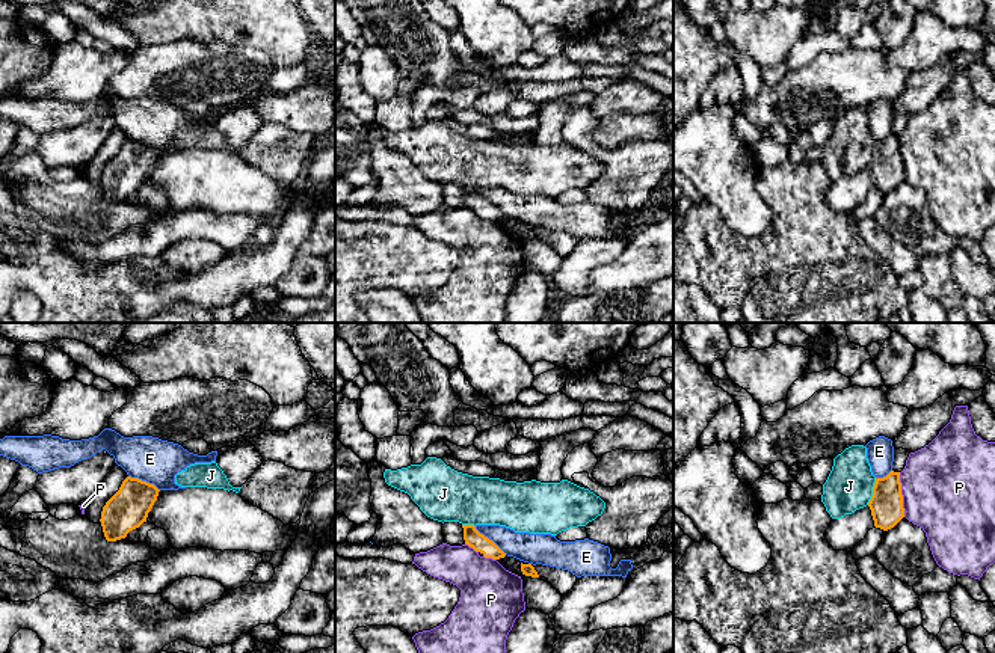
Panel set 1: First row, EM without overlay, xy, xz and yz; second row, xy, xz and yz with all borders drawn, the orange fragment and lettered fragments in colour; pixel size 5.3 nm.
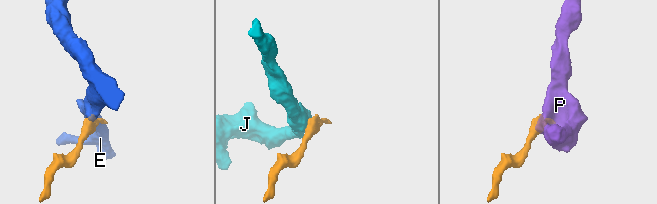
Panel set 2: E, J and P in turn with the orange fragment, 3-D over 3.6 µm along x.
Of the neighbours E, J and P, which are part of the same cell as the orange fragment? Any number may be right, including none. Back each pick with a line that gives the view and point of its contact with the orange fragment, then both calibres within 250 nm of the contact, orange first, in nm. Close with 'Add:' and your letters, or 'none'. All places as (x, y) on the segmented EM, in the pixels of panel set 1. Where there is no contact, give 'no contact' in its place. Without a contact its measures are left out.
Add: none

